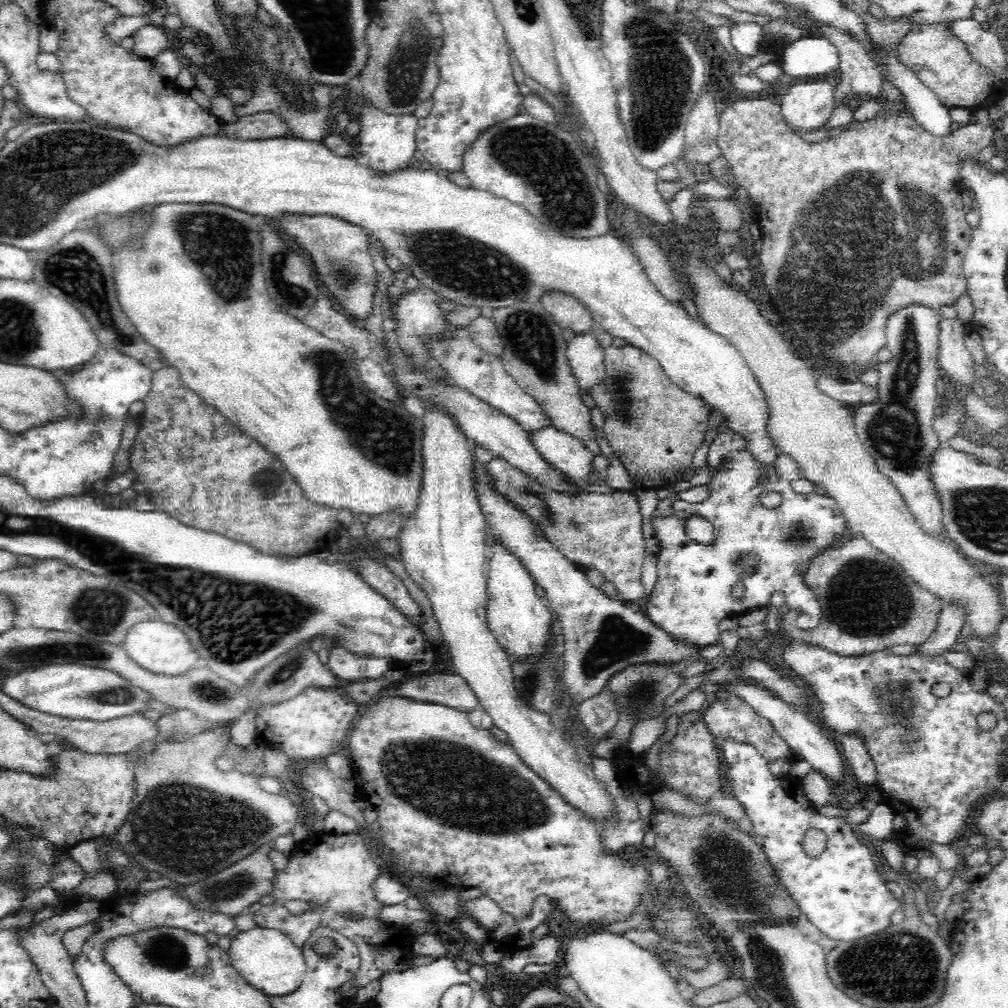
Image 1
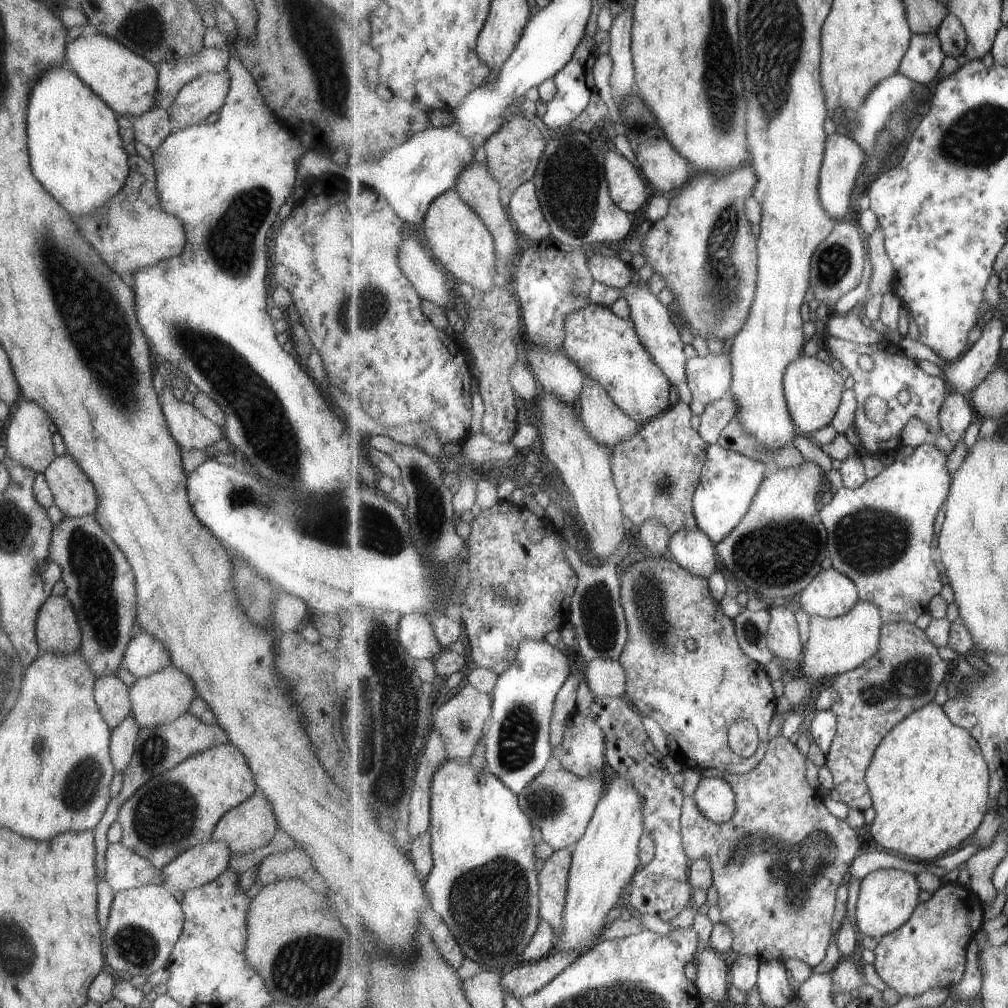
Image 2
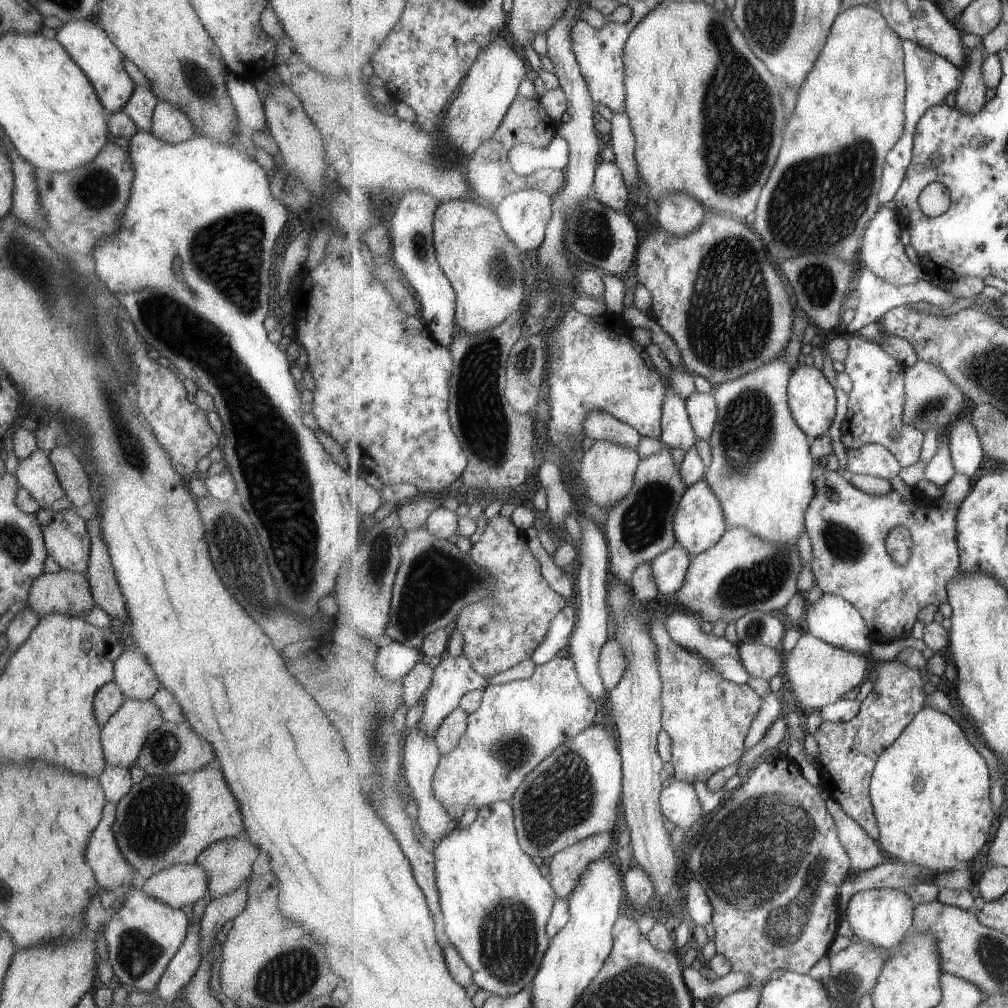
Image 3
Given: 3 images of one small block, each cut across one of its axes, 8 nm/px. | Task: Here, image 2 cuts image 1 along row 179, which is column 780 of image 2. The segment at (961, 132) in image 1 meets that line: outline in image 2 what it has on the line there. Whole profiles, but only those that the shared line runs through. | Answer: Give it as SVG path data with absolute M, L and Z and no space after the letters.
M781 734L770 740L765 758L751 772L740 775L728 774L728 779L736 792L737 801L737 812L735 812L733 818L729 819L729 822L717 824L709 820L699 810L694 795L684 799L681 822L685 852L688 853L691 862L697 857L701 857L709 860L709 864L713 866L714 886L718 894L717 906L721 911L721 920L725 924L729 924L731 930L735 931L732 950L737 955L752 956L758 959L760 963L765 962L765 960L773 960L773 958L784 962L795 958L795 960L801 960L811 967L817 966L817 964L821 964L825 960L829 944L831 944L833 936L836 936L831 924L833 924L833 914L835 914L835 904L837 904L837 890L846 882L853 859L863 851L861 841L857 838L857 832L850 824L845 822L845 819L841 820L841 818L837 818L829 812L824 799L815 788L811 788L811 784L807 780L807 756L793 742L789 742L788 738Z

